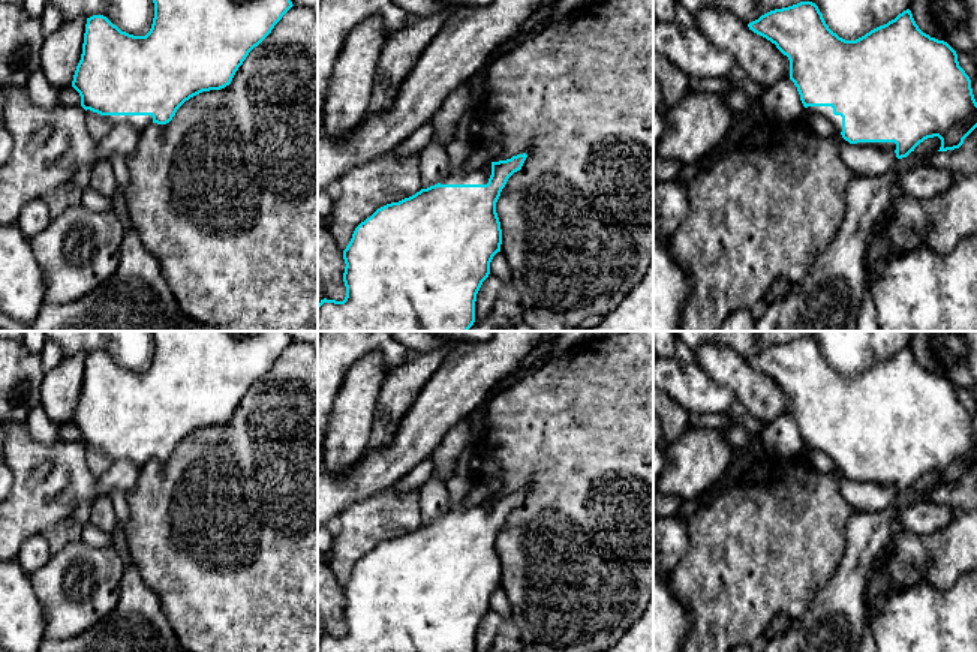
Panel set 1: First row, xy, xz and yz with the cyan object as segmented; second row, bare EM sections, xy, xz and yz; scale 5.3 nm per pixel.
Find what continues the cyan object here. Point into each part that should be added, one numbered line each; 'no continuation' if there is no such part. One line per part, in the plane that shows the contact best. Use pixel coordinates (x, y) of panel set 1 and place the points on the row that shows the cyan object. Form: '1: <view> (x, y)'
1: xz (460, 174)

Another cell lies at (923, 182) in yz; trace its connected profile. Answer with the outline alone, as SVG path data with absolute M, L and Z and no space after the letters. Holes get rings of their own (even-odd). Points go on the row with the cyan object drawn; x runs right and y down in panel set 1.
M920 165L898 175L895 190L919 199L929 199L934 195L944 193L956 178L958 175L949 169Z

